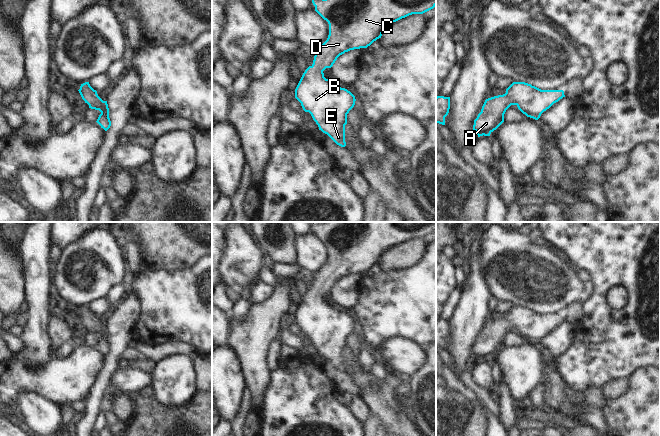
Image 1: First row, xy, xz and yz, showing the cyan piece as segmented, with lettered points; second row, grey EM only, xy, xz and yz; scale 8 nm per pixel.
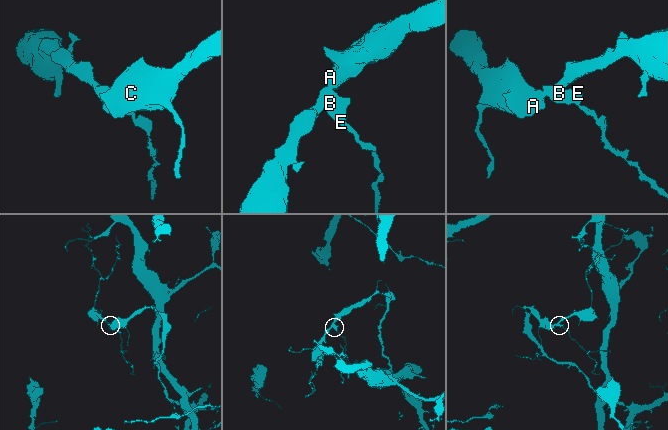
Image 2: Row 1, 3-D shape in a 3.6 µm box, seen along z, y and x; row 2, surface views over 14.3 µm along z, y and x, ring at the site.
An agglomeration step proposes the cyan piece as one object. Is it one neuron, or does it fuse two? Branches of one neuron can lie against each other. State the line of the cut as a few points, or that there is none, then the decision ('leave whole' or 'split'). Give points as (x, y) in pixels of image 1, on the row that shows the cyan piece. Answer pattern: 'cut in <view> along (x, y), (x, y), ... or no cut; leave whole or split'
no cut; leave whole

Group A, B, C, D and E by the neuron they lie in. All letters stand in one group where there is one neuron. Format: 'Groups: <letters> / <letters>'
Groups: A B C D E.

